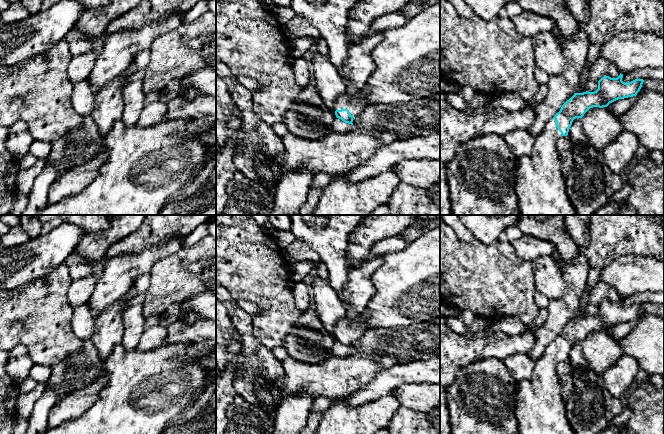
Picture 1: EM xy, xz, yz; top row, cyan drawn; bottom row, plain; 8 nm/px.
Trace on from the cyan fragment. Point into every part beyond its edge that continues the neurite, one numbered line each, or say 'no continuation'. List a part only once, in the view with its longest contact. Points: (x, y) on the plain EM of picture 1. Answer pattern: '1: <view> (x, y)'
1: xz (407, 284)

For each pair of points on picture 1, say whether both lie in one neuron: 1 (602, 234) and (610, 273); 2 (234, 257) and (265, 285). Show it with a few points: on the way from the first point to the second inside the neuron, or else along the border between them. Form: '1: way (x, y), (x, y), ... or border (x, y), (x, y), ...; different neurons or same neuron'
1: border (629, 254), (615, 257), (601, 269); different neurons
2: way (242, 262), (257, 277); same neuron

